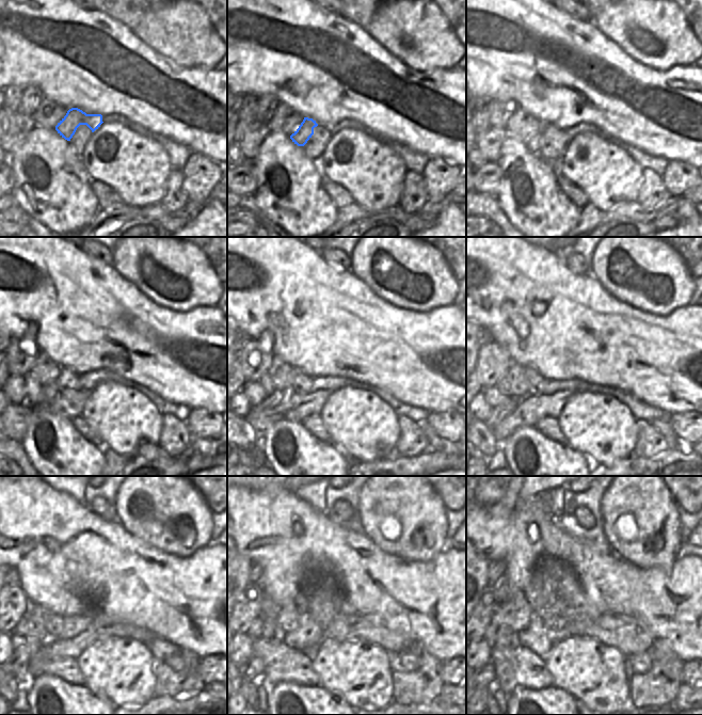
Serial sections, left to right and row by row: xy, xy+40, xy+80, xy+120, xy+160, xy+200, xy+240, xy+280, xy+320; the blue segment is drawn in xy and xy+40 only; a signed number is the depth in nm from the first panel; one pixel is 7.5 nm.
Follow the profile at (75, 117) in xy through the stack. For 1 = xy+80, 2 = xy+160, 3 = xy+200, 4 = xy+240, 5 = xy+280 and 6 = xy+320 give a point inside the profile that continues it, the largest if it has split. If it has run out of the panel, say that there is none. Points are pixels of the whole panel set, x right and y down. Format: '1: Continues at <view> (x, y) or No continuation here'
1: Continues at xy+80 (532, 143)
2: Continues at xy+160 (273, 399)
3: Continues at xy+200 (497, 413)
4: Continues at xy+240 (17, 665)
5: Continues at xy+280 (253, 670)
6: Continues at xy+320 (488, 672)

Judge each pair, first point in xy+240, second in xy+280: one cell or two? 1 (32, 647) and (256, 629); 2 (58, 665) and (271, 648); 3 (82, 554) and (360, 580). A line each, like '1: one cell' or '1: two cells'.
1: two cells
2: one cell
3: one cell

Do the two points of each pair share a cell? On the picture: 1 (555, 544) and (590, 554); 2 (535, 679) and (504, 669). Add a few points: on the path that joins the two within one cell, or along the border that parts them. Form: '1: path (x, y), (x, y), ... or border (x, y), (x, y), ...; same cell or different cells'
1: path (563, 546), (581, 554); same cell
2: path (527, 671), (525, 669), (511, 669); same cell

